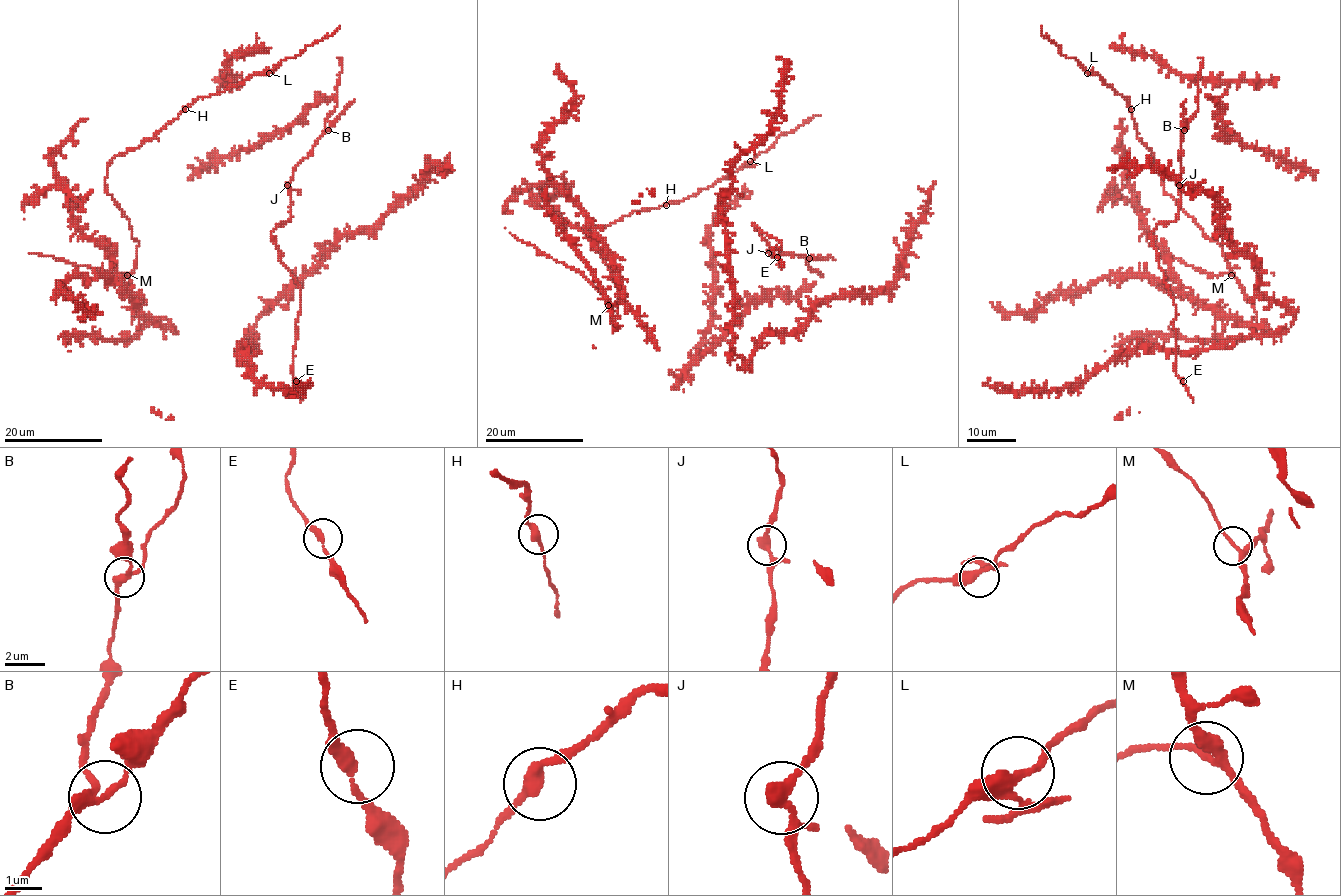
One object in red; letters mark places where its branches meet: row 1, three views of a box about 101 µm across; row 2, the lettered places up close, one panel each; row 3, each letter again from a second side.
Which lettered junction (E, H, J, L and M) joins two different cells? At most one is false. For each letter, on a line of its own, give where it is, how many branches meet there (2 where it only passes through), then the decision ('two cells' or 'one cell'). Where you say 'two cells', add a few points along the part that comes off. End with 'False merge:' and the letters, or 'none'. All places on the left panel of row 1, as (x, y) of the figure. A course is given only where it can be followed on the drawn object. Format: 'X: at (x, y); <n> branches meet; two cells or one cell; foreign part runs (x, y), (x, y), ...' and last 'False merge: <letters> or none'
E: at (296, 381); 2 branches meet; one cell
H: at (185, 109); 2 branches meet; one cell
J: at (287, 185); 3 branches meet; one cell
L: at (269, 73); 3 branches meet; one cell
M: at (127, 275); 3 branches meet; one cell
False merge: none

